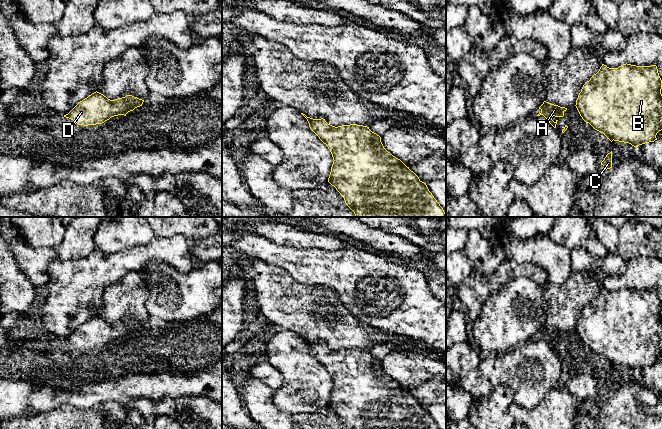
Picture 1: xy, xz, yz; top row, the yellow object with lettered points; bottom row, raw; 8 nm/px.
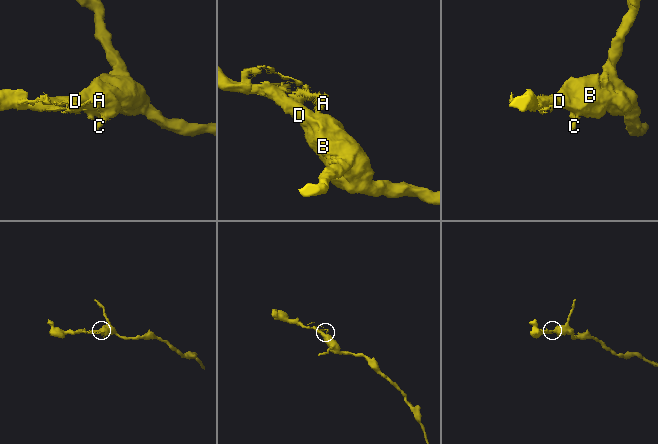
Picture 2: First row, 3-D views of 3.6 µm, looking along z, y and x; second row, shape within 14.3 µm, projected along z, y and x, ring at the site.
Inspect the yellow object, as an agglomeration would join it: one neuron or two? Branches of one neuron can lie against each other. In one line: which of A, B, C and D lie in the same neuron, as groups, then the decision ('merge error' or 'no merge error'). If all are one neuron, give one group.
groups A B C D; no merge error

